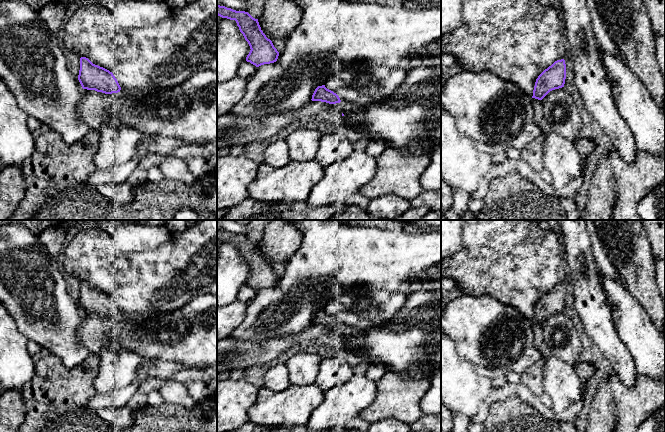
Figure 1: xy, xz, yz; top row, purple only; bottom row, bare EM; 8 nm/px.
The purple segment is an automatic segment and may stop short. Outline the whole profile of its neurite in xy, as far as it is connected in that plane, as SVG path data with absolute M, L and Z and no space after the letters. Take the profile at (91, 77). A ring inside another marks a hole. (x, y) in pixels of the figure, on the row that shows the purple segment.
M80 58L78 80L83 89L95 90L105 94L118 93L121 87L109 70L93 64L88 58Z

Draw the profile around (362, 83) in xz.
M359 60L342 69L324 85L336 93L341 102L349 105L366 106L383 101L390 96L404 82L406 75L407 71L403 69L391 69L375 64L370 60Z

